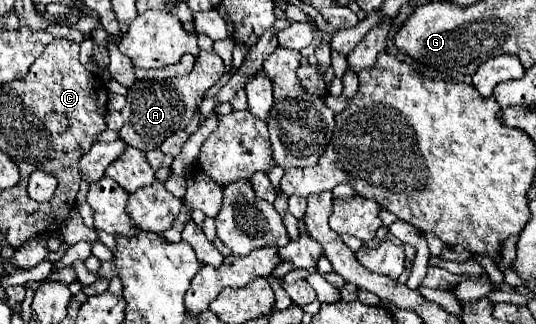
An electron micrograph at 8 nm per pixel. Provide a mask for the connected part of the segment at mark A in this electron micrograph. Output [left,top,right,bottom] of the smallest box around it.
[119,51,223,153]

